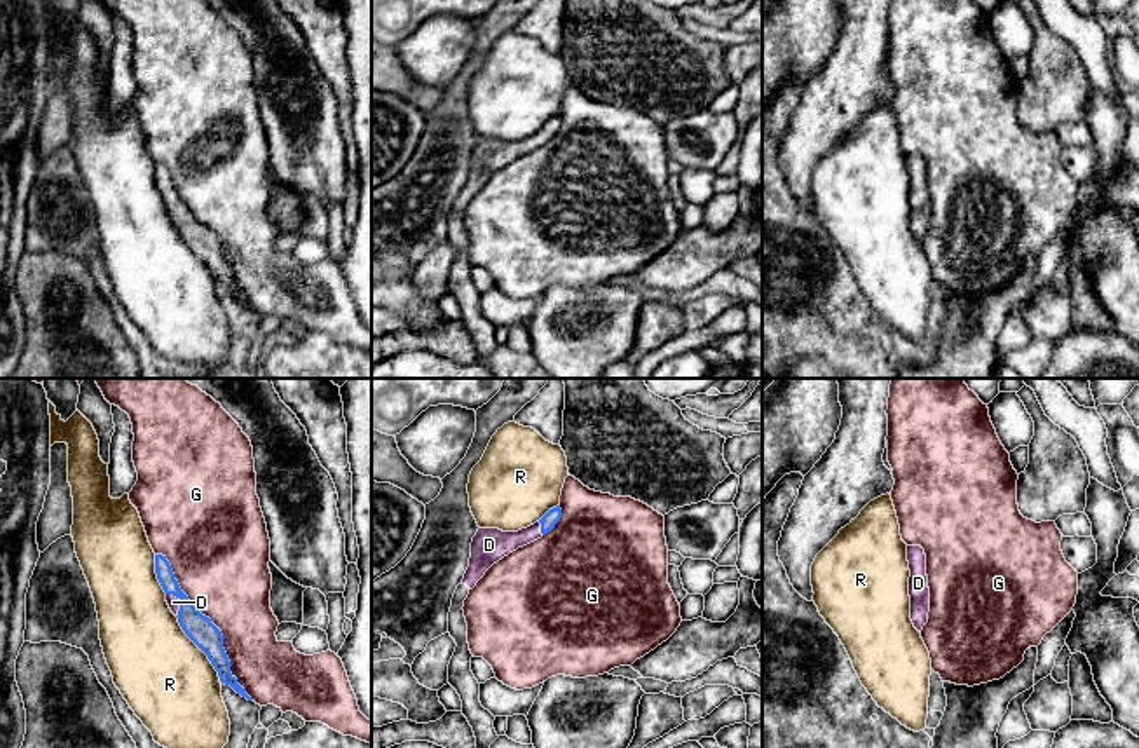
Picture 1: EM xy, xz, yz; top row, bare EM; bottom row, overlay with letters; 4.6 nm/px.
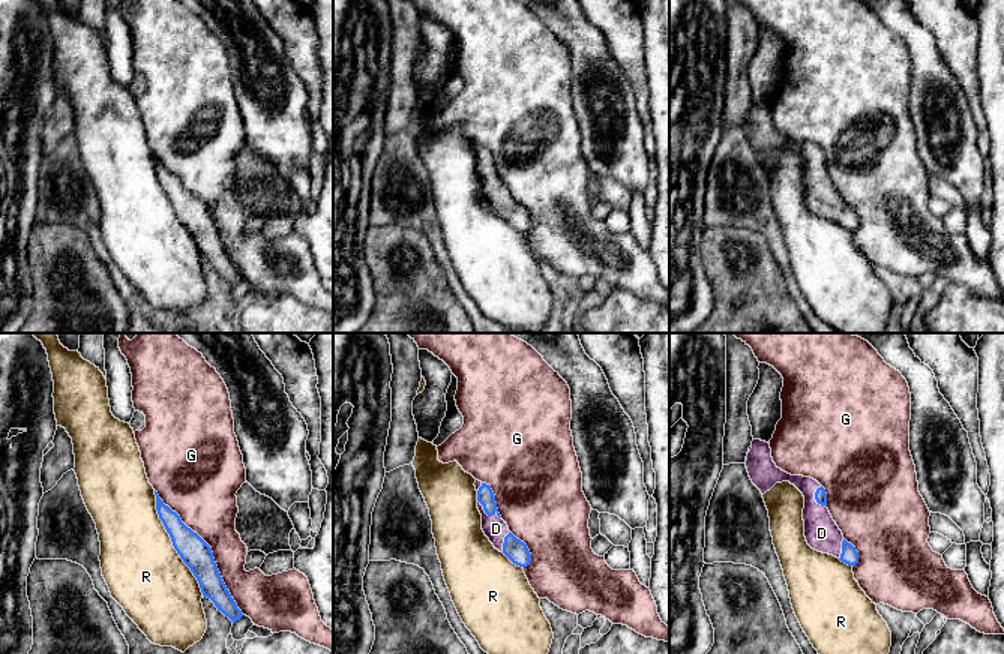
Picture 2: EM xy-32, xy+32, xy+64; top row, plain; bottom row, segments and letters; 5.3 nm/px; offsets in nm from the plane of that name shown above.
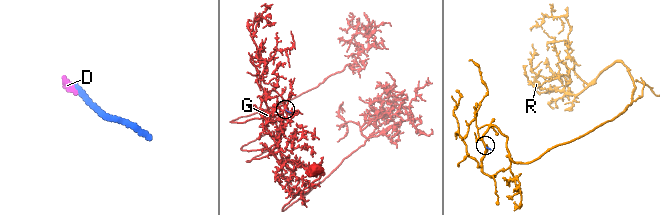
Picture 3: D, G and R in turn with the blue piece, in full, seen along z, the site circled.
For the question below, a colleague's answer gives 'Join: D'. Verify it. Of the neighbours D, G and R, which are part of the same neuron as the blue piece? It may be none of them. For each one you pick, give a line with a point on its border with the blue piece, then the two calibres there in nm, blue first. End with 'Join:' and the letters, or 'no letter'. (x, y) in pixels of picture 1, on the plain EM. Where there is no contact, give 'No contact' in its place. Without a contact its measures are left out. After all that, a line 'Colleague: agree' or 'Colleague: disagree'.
D: Touches blue at xy (180, 211). Thickness 130 nm (blue) against 60 nm
Join: D
Colleague: agree

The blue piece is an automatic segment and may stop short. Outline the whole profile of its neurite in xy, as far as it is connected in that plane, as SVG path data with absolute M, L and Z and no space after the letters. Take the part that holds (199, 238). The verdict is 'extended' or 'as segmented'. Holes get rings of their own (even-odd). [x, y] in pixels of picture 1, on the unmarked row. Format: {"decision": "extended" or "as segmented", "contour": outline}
{"decision": "extended", "contour": "M155 164L155 183L166 202L166 211L171 221L178 227L178 232L185 244L208 265L215 279L218 281L220 291L230 295L237 303L251 310L244 298L237 293L237 288L230 282L230 270L223 258L223 244L211 232L209 227L202 225L181 201L169 171L162 164Z"}

